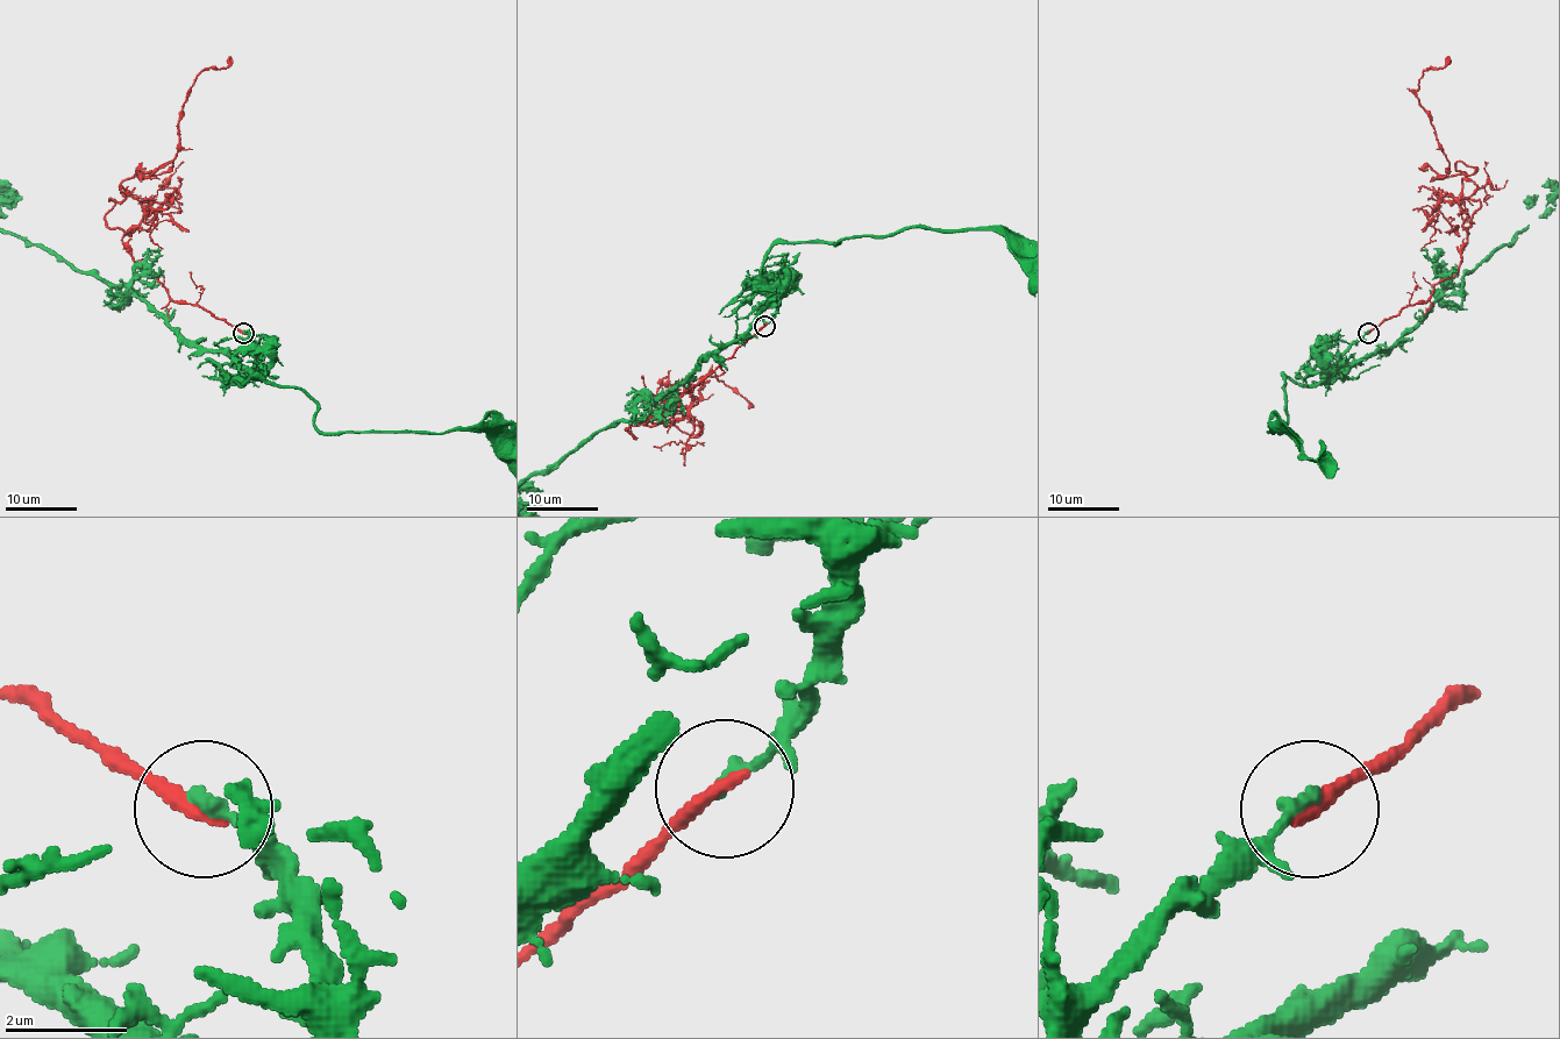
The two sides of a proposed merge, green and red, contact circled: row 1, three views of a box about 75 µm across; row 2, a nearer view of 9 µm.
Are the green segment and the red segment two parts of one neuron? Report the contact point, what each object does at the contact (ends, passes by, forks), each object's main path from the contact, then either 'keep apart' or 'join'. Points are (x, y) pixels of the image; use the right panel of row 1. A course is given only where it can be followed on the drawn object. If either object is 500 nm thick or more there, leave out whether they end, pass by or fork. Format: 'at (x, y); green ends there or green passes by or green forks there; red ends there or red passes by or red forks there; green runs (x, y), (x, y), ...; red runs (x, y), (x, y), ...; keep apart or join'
at (1368, 333); green ends there; red ends there; green runs (1367, 333), (1316, 384), (1286, 377), (1287, 426), (1269, 433), (1293, 433), (1302, 450), (1294, 460), (1300, 456); red runs (1367, 333), (1458, 270), (1480, 206), (1461, 201), (1461, 172), (1444, 178), (1419, 101), (1419, 78), (1450, 57); keep apart

